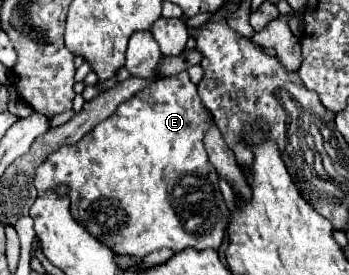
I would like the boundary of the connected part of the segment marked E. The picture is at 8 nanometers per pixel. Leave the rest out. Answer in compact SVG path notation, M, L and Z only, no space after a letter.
M187 71L179 73L179 75L171 75L171 77L161 77L159 81L155 81L153 85L145 87L143 91L135 93L129 101L125 101L123 105L117 107L117 111L107 117L105 121L101 121L93 131L89 131L81 141L73 143L73 145L63 145L61 149L57 149L55 153L51 153L45 163L41 167L37 167L37 173L35 173L35 187L37 187L37 193L45 193L45 191L55 191L59 187L67 187L69 189L69 199L71 199L71 215L73 219L77 219L79 225L83 225L95 239L99 239L101 243L109 245L115 253L119 255L129 255L129 257L135 257L135 259L141 259L153 251L159 251L159 249L171 249L173 253L181 253L183 249L187 247L193 247L193 249L219 249L221 243L223 243L223 237L225 237L225 231L229 227L229 221L231 221L231 213L227 209L227 205L223 203L223 197L221 197L221 191L219 191L219 179L217 179L217 173L213 169L213 165L209 163L209 157L205 153L205 143L203 143L203 137L205 133L209 131L213 123L213 115L205 109L199 93L197 93L197 85L189 79Z

